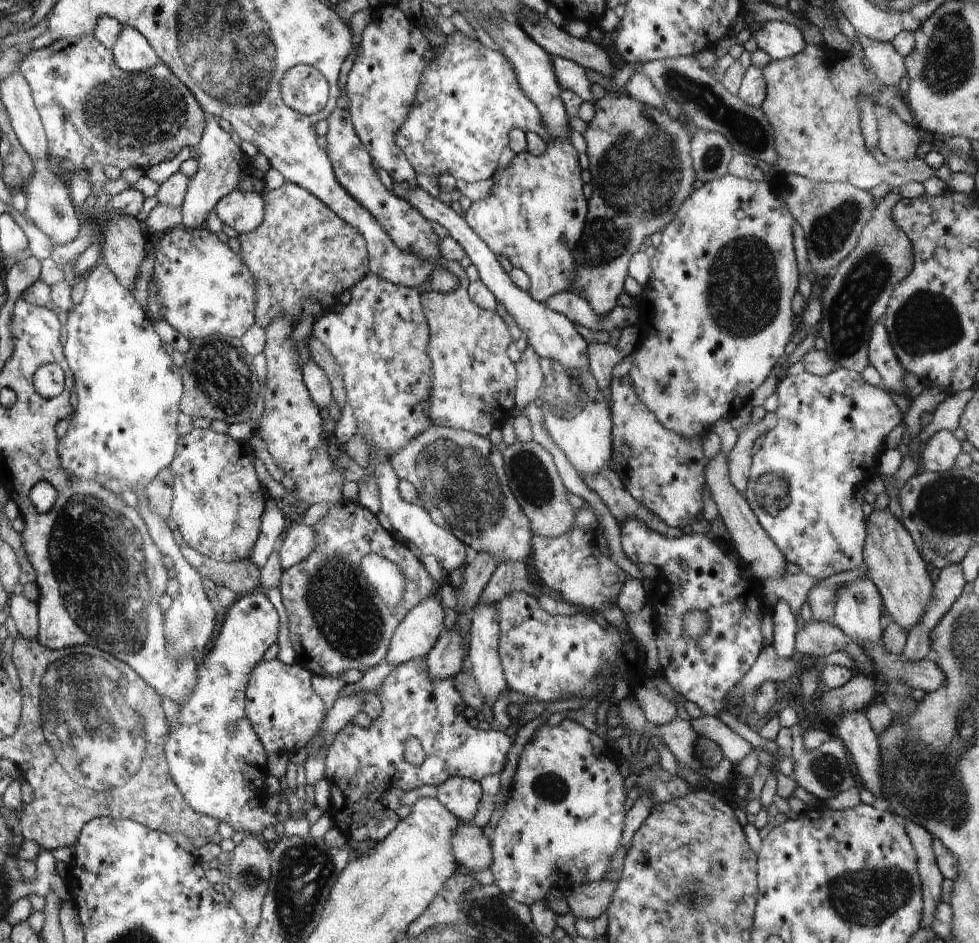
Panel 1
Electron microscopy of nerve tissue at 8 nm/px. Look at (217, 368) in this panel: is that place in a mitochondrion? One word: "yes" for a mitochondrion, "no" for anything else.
yes

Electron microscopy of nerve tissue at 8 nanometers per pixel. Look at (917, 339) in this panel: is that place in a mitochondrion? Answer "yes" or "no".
yes

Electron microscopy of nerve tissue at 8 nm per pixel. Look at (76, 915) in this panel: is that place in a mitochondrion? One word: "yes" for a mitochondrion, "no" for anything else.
no

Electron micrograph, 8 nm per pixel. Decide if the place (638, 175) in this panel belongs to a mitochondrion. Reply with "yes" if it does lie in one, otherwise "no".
yes

